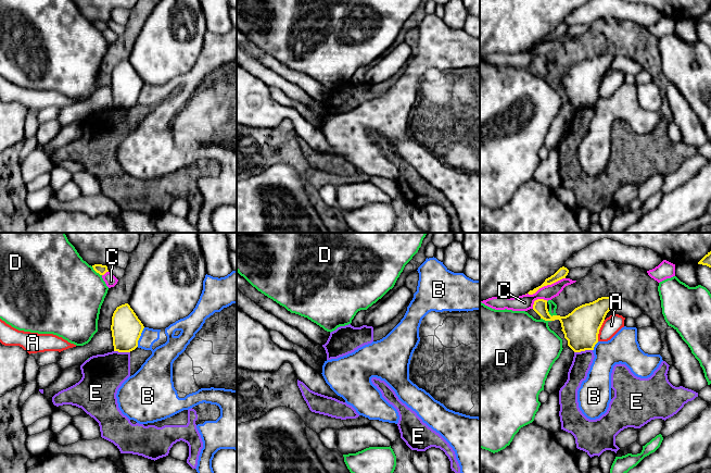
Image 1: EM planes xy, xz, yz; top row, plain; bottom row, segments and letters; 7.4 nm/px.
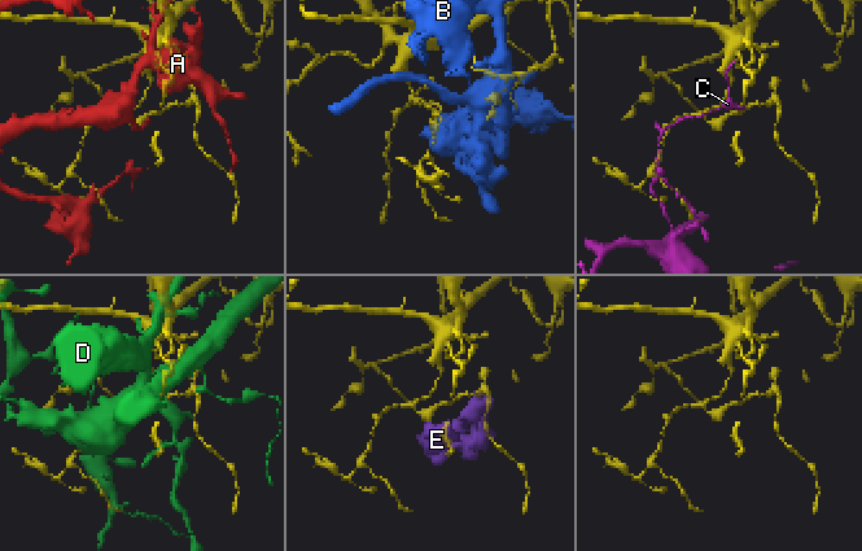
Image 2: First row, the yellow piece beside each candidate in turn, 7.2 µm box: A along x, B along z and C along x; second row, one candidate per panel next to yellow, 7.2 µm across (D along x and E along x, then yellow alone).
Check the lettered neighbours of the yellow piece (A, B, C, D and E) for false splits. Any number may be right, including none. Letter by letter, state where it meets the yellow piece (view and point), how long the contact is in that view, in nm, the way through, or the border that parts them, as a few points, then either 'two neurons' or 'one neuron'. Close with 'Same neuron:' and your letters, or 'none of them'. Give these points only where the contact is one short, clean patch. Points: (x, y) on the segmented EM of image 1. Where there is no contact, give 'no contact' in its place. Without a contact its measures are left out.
A: meets yellow in yz at (598, 331); contact 170 nm long; two neurons
B: meets yellow in xy at (139, 337); contact 160 nm long; two neurons
C: meets yellow in yz at (545, 285); contact 320 nm long; two neurons
D: meets yellow in xy at (97, 272); contact 100 nm long; two neurons
E: meets yellow in yz at (583, 350); contact 140 nm long; border along yz (592, 349), (574, 352); two neurons
Same neuron: none of them

